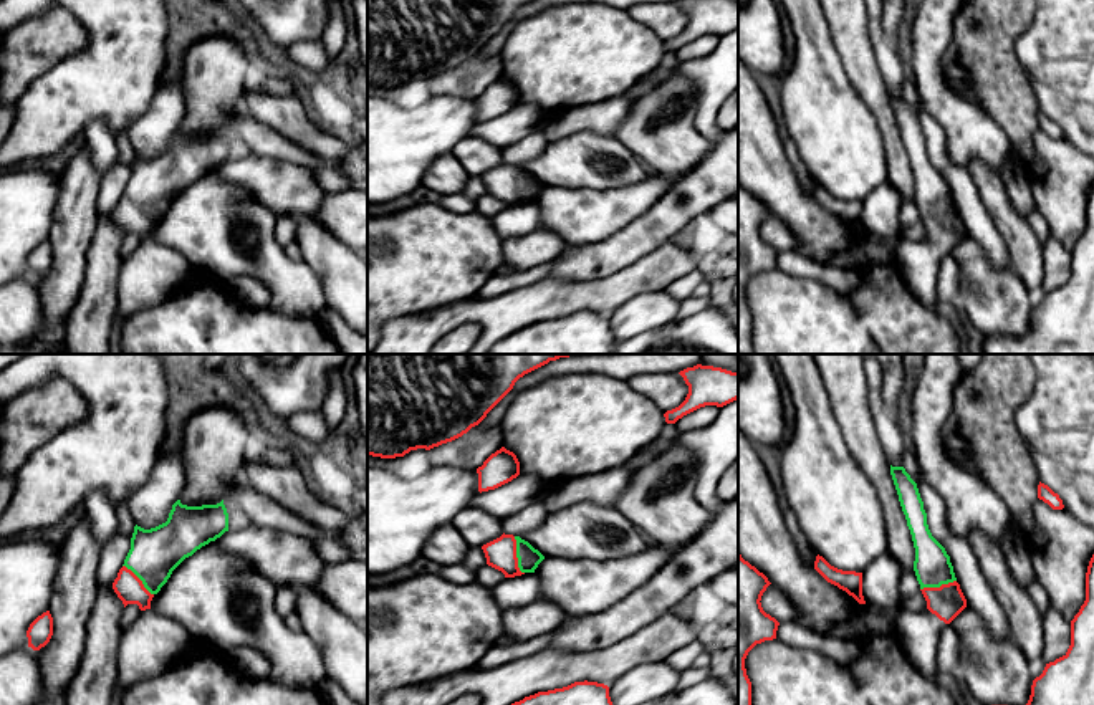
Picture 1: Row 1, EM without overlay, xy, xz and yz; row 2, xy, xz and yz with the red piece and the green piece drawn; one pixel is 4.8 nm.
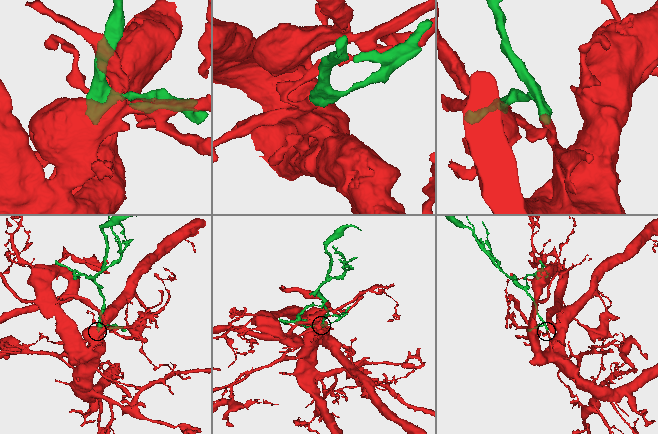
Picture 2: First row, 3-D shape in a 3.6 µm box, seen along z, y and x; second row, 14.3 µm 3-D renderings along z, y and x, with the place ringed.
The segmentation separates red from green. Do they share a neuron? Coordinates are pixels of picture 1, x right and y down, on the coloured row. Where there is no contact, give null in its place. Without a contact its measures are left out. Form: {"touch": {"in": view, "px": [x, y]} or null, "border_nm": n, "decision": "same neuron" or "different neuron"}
{"touch": {"in": "xz", "px": [515, 555]}, "border_nm": 190, "decision": "same neuron"}

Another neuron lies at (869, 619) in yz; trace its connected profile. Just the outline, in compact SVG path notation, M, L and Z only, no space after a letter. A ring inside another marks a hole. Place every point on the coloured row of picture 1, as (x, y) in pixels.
M919 591L917 594L904 599L895 607L879 607L864 604L851 619L837 622L829 629L829 637L837 640L857 642L869 635L892 634L897 635L900 611L919 612L927 609L927 601Z

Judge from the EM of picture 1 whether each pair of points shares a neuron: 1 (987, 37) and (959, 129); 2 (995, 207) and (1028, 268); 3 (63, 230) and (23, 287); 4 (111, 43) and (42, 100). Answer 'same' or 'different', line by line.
1: different
2: same
3: different
4: same

